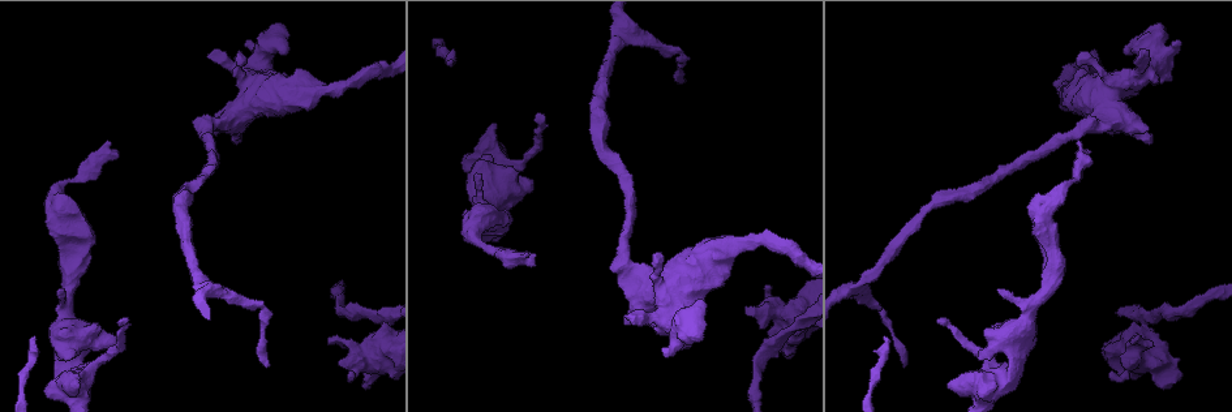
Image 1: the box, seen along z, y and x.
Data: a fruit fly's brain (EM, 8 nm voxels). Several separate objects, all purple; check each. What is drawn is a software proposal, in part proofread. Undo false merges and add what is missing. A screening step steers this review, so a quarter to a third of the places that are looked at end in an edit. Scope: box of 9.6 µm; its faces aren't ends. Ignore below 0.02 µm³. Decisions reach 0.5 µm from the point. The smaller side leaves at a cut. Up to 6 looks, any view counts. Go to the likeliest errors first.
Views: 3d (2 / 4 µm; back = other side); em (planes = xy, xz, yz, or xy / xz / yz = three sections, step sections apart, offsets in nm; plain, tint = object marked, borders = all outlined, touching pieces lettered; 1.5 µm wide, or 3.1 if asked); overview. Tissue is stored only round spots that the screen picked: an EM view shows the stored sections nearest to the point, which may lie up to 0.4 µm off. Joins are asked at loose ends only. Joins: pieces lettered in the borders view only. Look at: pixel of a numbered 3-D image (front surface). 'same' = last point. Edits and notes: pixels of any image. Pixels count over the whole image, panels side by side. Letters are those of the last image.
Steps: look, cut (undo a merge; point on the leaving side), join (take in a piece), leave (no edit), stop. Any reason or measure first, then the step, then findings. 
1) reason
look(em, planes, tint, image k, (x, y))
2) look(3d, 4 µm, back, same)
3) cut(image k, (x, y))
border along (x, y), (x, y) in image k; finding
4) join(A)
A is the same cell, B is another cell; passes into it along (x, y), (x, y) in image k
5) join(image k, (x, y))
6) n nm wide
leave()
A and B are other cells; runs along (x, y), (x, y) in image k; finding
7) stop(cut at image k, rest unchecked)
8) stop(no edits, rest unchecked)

look(3d, 4 µm, image 1, (1181, 42))

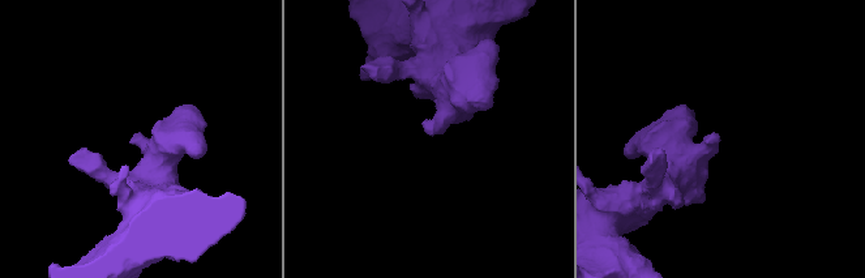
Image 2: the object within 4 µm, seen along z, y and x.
need the tissue
look(em, xy, step 4, tint, image 2, (137, 139))

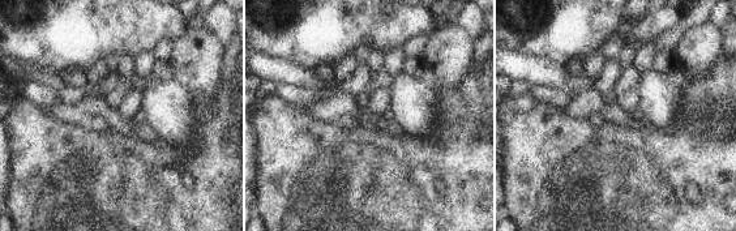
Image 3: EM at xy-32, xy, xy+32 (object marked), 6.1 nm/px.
look(em, planes, borders, same)

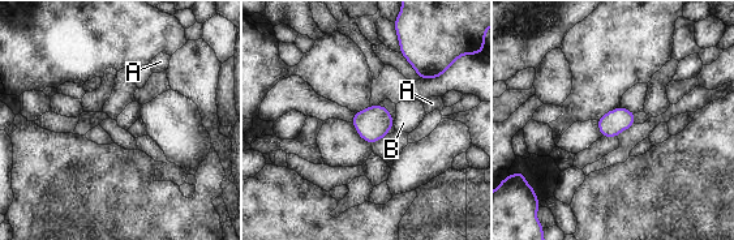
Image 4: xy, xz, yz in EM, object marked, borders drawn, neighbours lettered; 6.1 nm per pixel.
leave()
A and B are other cells; border along (395, 120), (394, 125) in image 4; no lettered piece goes on from it

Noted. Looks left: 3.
an open end
look(3d, 4 µm, image 1, (496, 126))

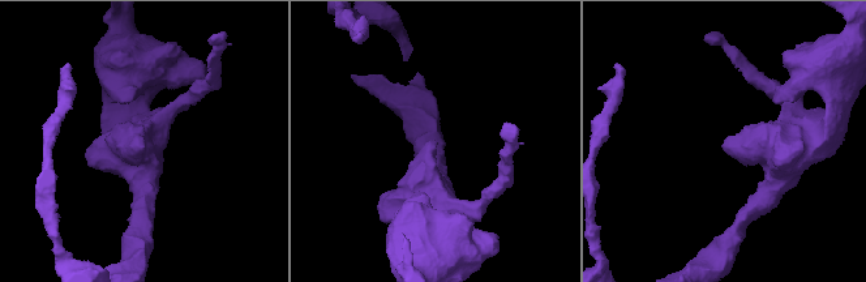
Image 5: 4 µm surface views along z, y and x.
need the tissue
look(em, xz, step 8, borders, image 5, (437, 144))

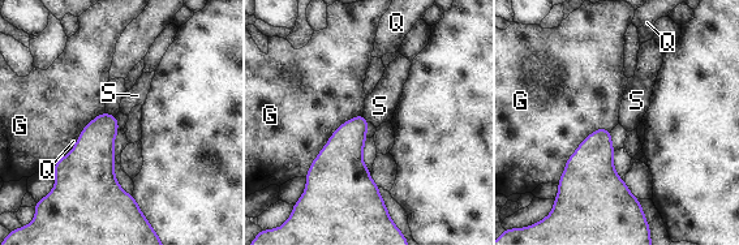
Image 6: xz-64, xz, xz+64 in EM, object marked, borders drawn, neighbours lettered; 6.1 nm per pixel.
look(em, planes, borders, same)

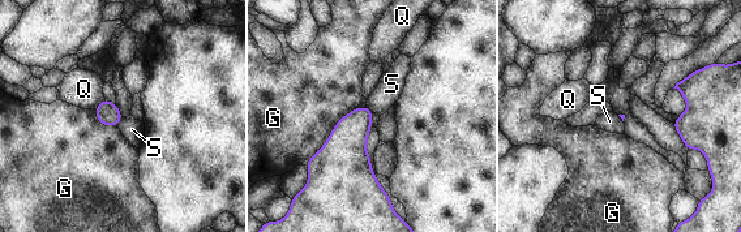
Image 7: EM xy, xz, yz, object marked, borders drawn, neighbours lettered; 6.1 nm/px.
G touches over 550 nm
leave()
G, Q and S are other cells; border along (123, 117), (116, 125) in image 7; no lettered piece goes on from it

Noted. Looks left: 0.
stop(no edits, rest unchecked)

